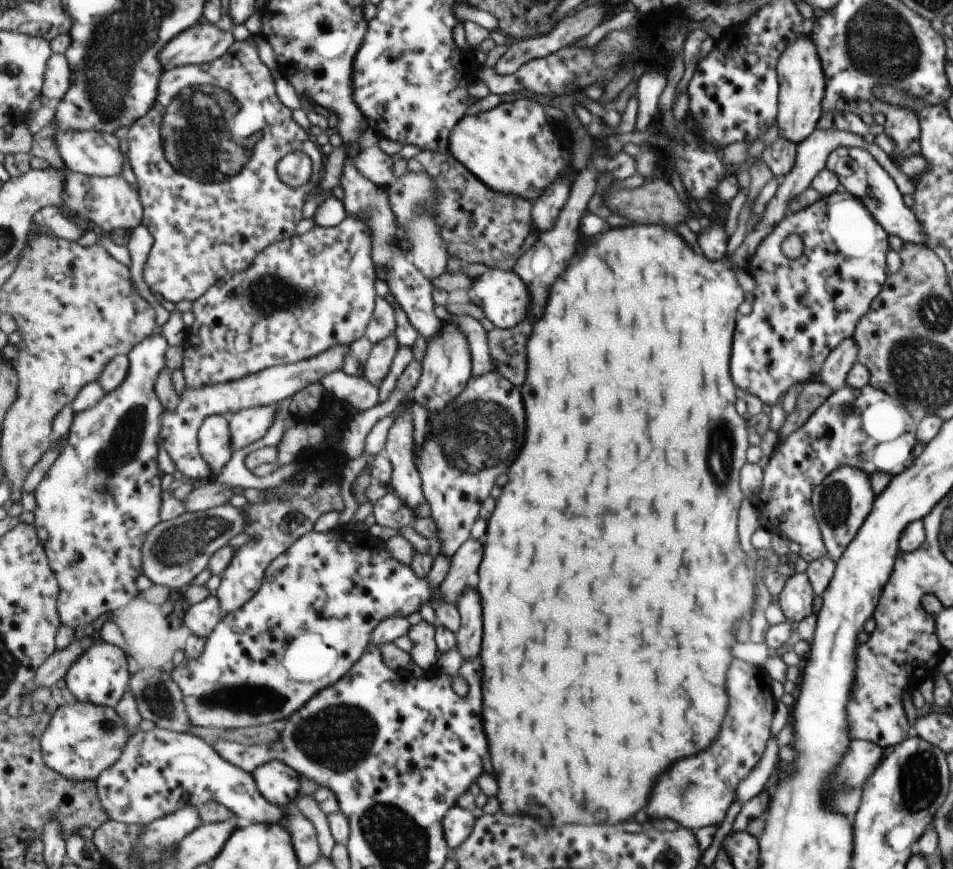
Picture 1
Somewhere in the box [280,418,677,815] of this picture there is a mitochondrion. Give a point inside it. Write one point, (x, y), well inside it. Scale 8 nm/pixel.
(340, 739)

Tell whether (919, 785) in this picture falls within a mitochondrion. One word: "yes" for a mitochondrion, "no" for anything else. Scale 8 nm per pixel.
yes

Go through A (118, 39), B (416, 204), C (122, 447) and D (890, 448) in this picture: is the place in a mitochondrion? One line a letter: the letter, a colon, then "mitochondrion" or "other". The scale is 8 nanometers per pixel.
A: mitochondrion
B: mitochondrion
C: mitochondrion
D: other

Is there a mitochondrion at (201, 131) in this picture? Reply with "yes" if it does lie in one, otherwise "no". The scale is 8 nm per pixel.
yes

